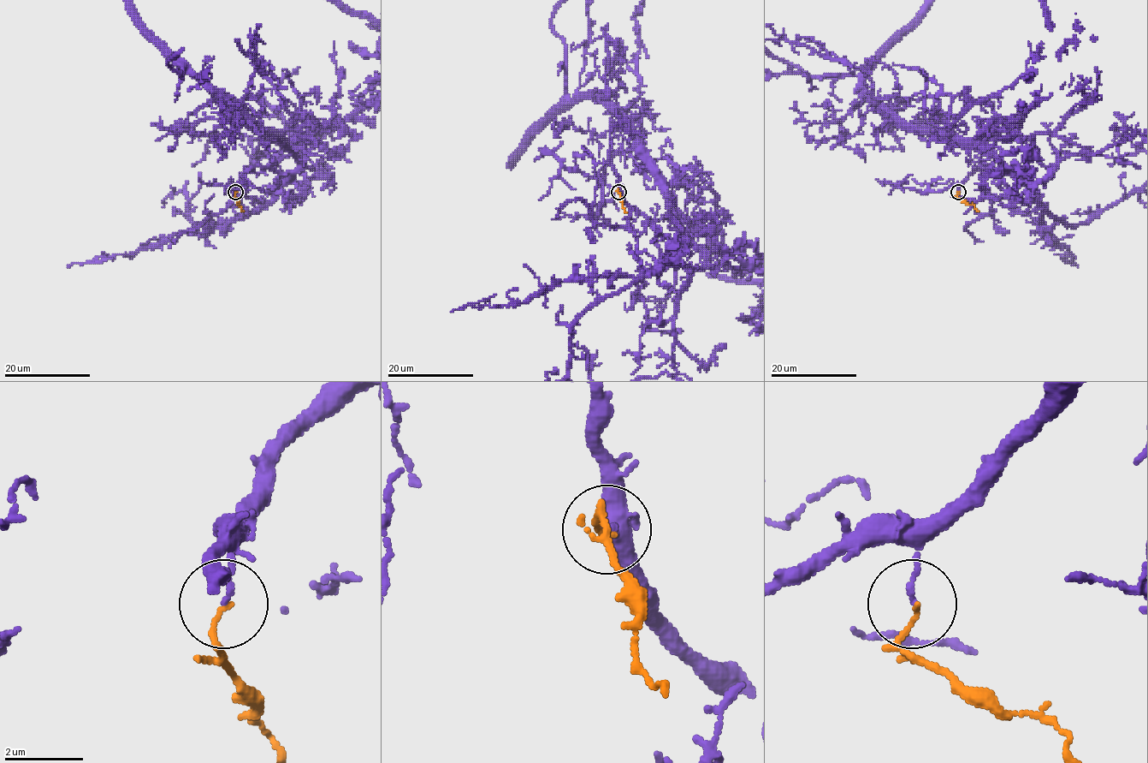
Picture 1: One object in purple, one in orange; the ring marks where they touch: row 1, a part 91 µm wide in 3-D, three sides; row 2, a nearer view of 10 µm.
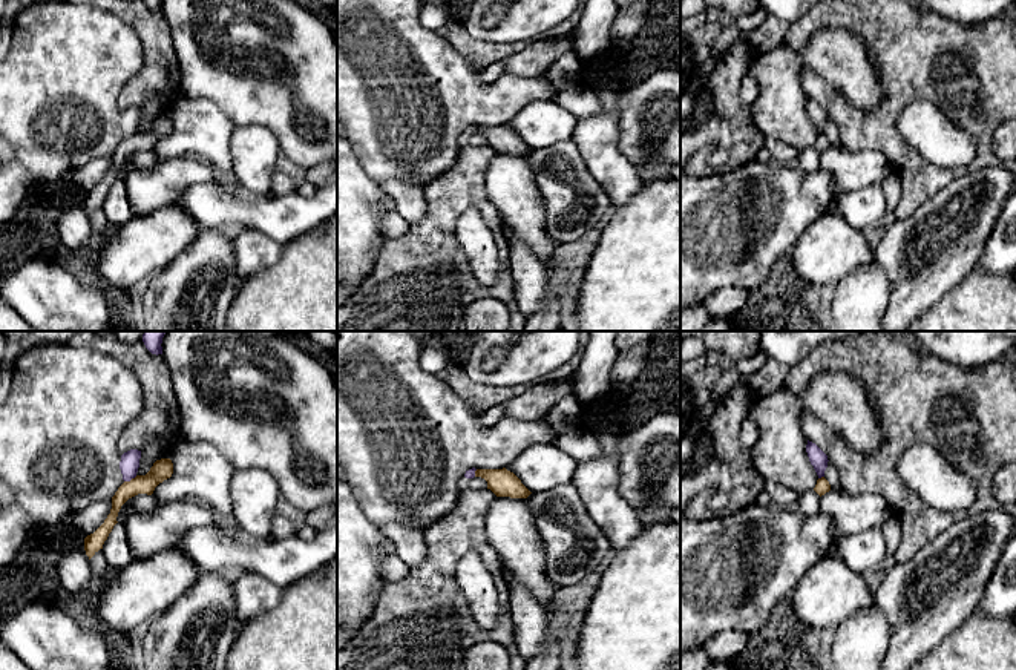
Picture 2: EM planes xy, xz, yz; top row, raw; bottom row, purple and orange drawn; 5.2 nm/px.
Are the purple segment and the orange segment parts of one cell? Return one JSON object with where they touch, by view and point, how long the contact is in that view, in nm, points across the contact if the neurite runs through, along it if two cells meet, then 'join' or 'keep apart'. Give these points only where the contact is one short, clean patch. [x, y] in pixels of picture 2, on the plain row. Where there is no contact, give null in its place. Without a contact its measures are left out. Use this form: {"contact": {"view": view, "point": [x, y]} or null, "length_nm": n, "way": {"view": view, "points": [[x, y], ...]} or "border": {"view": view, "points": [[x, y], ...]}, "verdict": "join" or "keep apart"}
{"contact": {"view": "xy", "point": [131, 135]}, "length_nm": 80, "border": {"view": "xy", "points": [[137, 132], [124, 138]]}, "verdict": "keep apart"}

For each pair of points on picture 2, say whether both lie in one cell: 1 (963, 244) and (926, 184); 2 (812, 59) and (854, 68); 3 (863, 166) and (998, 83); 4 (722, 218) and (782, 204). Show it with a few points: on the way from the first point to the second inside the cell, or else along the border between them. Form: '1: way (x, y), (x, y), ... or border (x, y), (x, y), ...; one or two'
1: border (961, 174), (929, 197), (912, 213), (903, 216); two
2: way (823, 59), (840, 59), (843, 62); one
3: border (846, 149), (878, 151), (894, 170); two
4: way (737, 218), (748, 218), (766, 206); one

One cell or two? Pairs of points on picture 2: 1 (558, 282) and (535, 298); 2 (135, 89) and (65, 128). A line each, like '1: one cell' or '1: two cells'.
1: two cells
2: two cells

